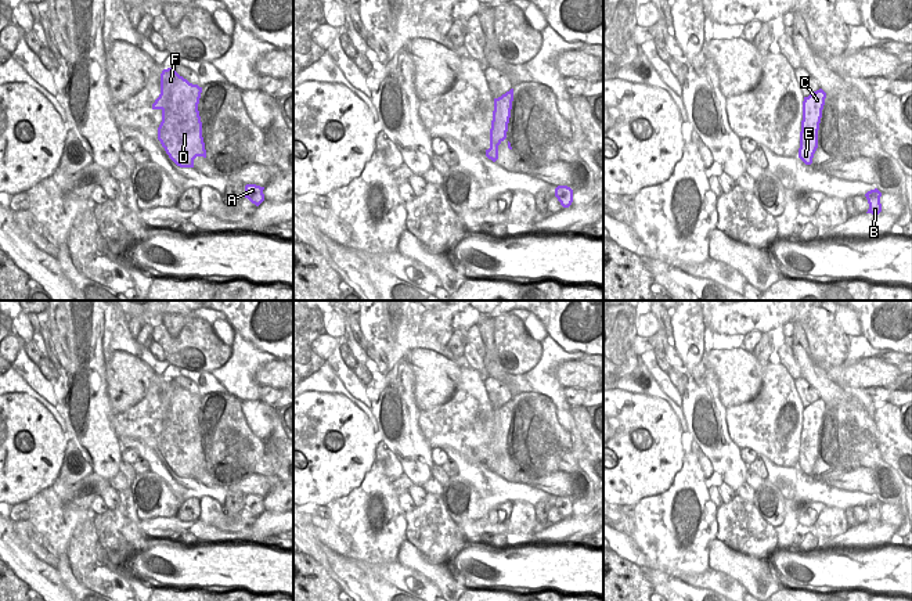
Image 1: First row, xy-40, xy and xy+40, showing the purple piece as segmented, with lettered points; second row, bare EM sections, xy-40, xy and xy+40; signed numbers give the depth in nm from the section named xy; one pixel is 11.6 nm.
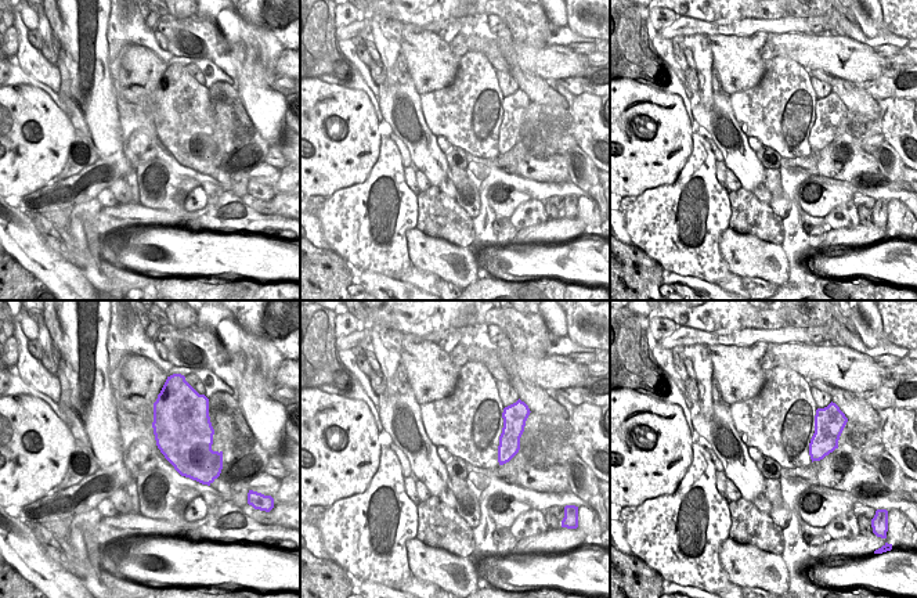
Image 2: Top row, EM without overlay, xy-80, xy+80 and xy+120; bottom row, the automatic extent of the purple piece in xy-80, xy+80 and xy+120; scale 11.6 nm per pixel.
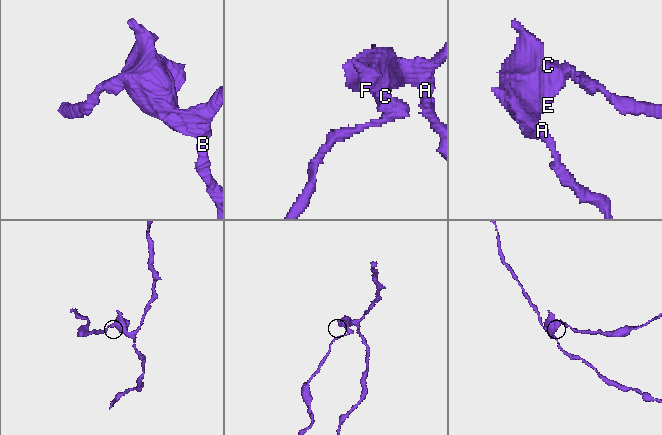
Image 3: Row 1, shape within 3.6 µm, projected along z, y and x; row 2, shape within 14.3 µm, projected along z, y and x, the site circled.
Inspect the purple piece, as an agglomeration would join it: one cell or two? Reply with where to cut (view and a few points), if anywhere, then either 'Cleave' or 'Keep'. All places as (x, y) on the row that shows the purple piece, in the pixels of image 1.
Split along xy (487, 155), (494, 161). Cleave.

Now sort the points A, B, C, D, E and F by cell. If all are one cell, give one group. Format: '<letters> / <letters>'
A B D F / C E

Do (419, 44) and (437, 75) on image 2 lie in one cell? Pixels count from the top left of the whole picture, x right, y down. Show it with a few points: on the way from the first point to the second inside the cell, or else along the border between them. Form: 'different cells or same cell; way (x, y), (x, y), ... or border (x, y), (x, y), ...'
same cell; way (423, 51), (432, 68)

